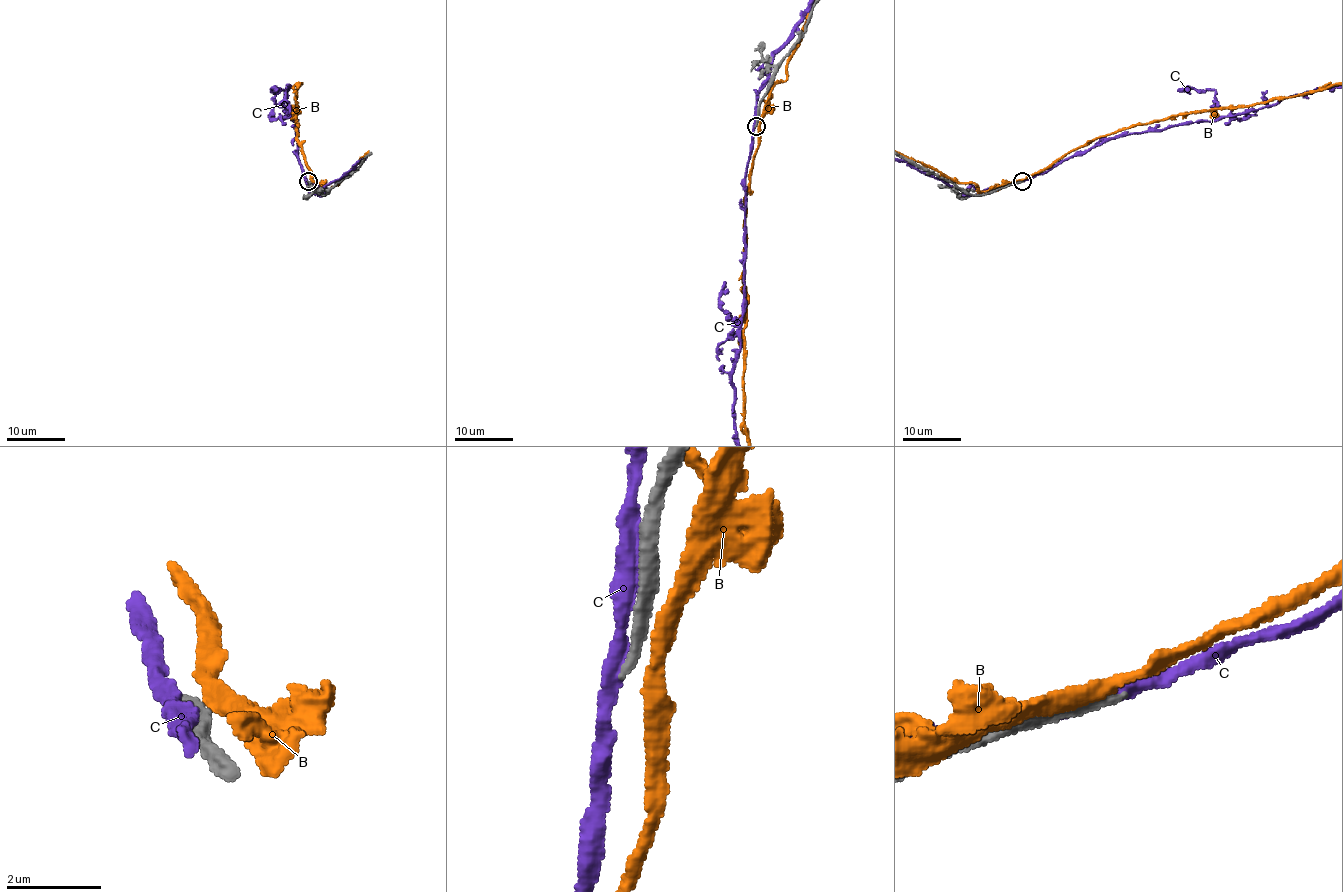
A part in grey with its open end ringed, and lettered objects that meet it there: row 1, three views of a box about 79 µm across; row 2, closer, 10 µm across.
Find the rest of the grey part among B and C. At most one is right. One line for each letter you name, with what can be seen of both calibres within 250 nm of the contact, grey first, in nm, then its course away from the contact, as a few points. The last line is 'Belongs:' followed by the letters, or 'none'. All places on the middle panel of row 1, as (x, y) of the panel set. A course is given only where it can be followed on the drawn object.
Belongs: none

